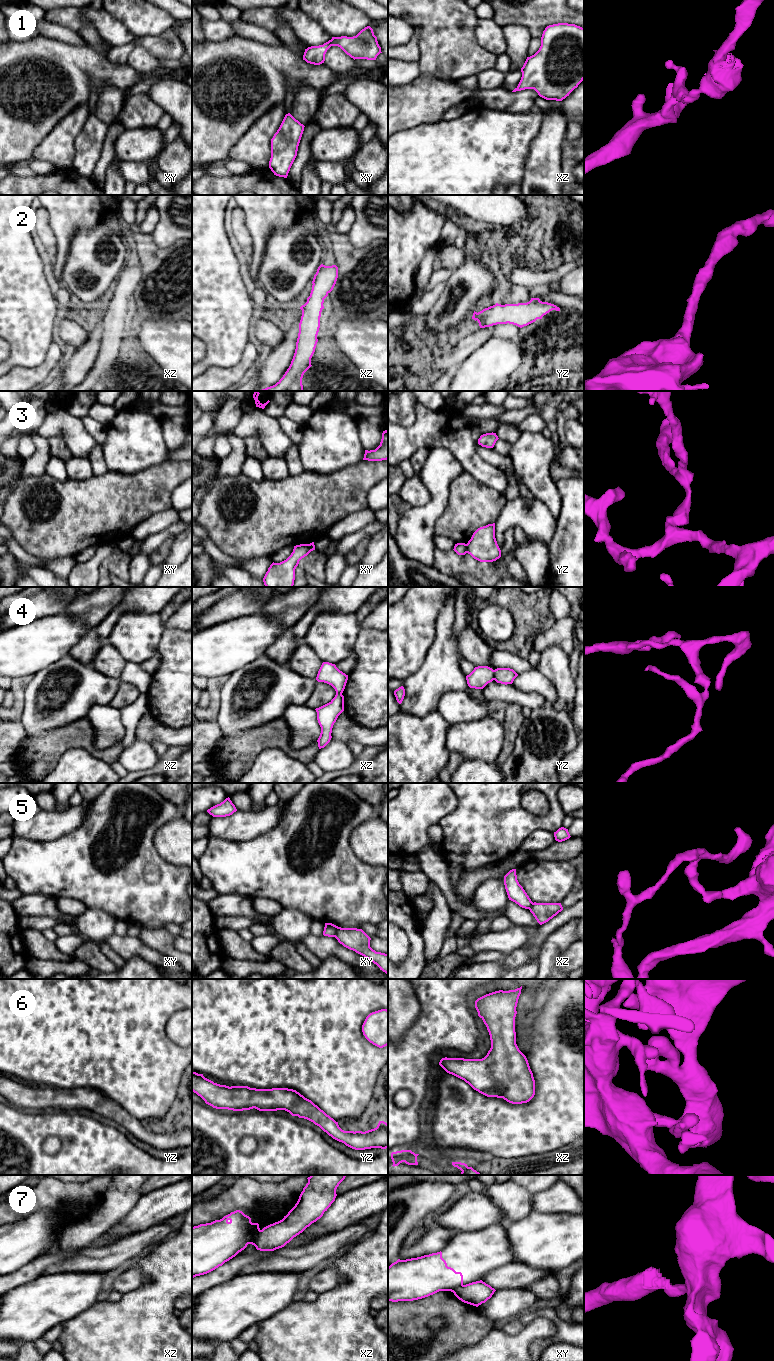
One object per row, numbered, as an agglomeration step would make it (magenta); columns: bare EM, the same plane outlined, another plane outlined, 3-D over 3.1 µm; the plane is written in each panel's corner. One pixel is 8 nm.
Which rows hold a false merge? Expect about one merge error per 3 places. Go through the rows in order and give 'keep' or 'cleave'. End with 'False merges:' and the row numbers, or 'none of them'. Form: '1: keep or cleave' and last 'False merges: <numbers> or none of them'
1: keep
2: keep
3: cleave
4: cleave
5: cleave
6: keep
7: cleave
False merges: 3, 4, 5, 7

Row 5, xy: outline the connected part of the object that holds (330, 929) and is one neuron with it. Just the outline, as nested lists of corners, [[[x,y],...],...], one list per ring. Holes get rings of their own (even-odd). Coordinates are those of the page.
[[[325,923],[323,935],[328,937],[334,937],[336,933],[336,925],[332,923]]]

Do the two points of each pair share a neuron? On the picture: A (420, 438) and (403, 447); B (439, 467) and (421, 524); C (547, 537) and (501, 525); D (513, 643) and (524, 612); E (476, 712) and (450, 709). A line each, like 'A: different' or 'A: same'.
A: same
B: same
C: same
D: same
E: same

